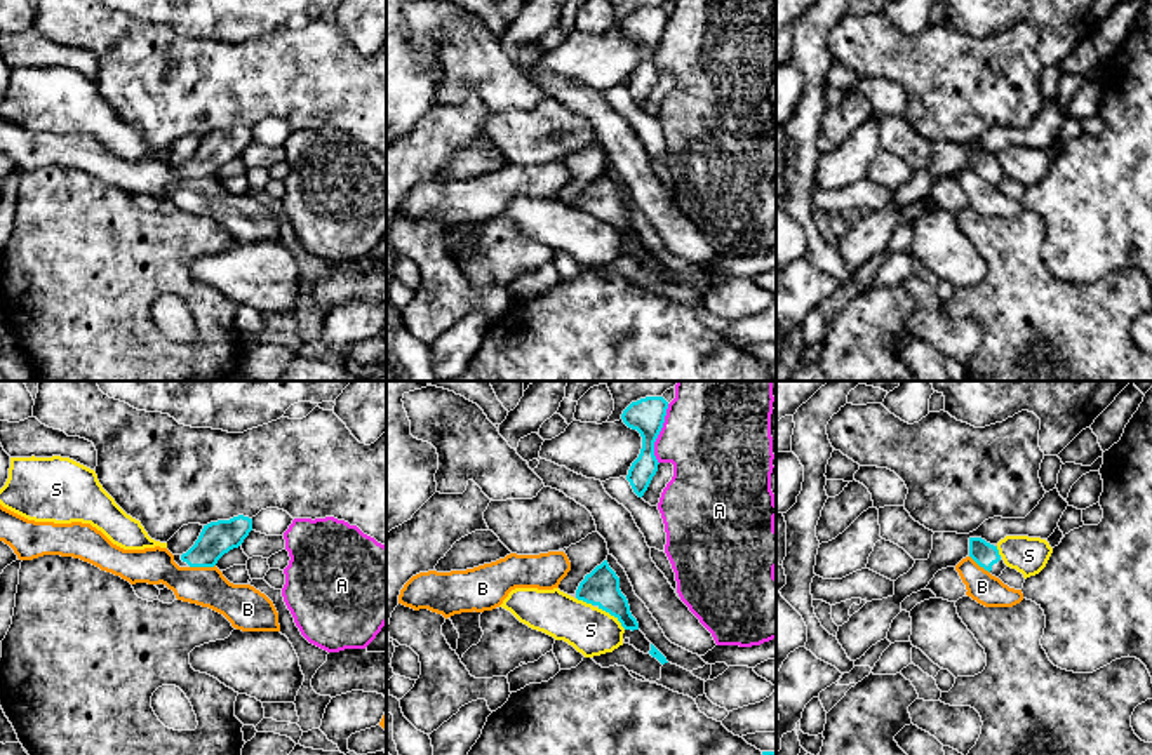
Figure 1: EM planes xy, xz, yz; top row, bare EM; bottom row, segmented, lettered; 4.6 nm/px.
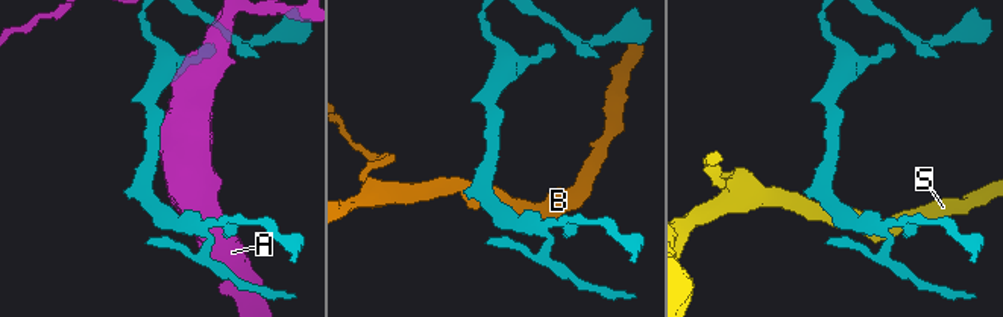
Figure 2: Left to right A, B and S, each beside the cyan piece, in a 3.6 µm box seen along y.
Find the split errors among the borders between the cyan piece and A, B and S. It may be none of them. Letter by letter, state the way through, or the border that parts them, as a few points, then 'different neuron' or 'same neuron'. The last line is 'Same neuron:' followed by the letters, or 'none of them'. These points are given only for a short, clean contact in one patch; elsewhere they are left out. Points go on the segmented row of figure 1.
A: along xz (669, 404), (663, 427), (655, 442), (658, 463) | different neuron
B: along xy (214, 564), (190, 567) | different neuron
S: along xz (597, 608), (609, 613), (625, 628) | different neuron
Same neuron: none of them

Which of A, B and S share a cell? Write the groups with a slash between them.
A / B / S

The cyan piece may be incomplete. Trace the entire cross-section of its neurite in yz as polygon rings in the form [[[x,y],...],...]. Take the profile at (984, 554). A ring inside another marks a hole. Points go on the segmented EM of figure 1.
[[[969,538],[969,557],[995,578],[1008,567],[999,555],[997,545],[990,545],[981,538]]]

